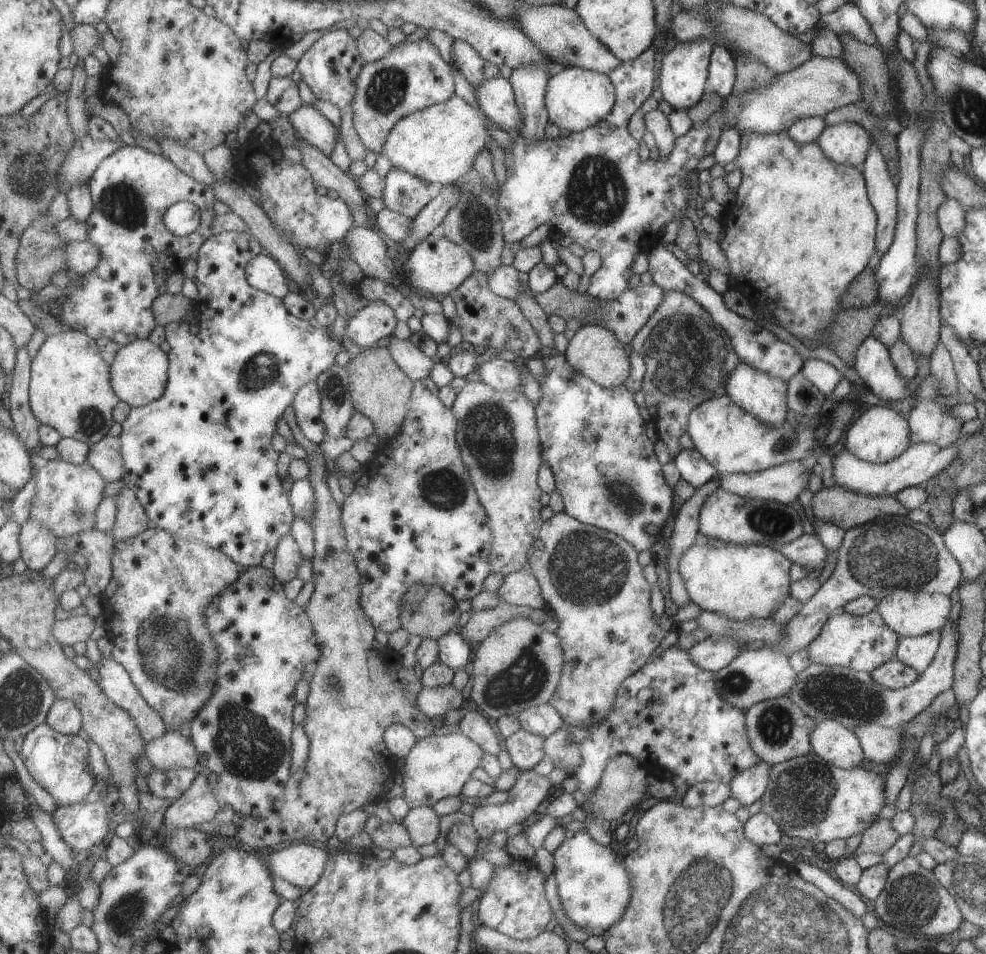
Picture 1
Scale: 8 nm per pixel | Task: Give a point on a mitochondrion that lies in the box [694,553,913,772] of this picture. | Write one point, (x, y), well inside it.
(833, 693)

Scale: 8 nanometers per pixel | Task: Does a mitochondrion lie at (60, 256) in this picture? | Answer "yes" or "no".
yes

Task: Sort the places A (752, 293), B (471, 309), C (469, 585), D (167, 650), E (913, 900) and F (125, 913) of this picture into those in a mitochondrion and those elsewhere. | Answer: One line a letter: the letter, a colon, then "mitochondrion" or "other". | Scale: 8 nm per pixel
A: other
B: other
C: other
D: mitochondrion
E: mitochondrion
F: mitochondrion

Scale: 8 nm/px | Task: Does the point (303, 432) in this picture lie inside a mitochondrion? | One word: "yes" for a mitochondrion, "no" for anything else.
no

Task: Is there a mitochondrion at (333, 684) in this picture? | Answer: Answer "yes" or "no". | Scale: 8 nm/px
yes

